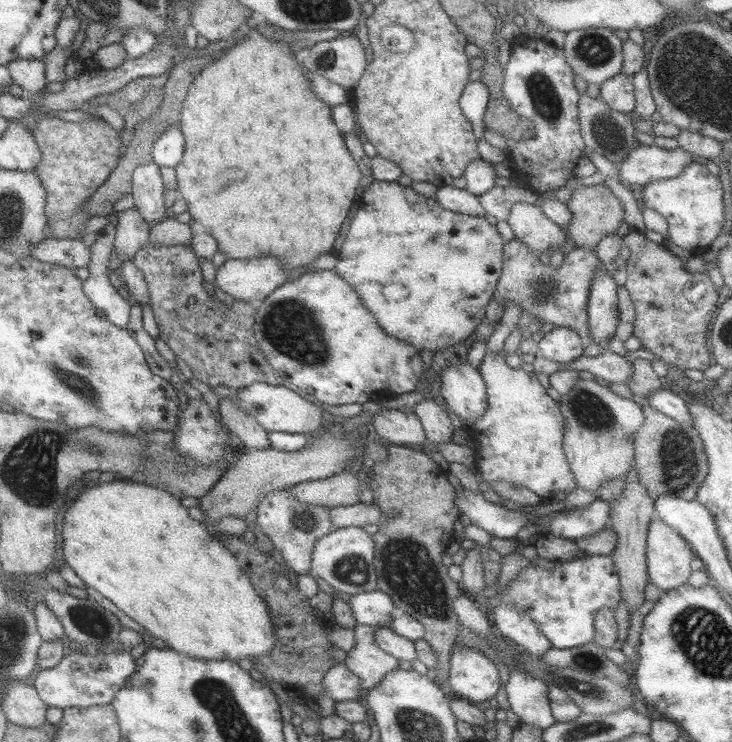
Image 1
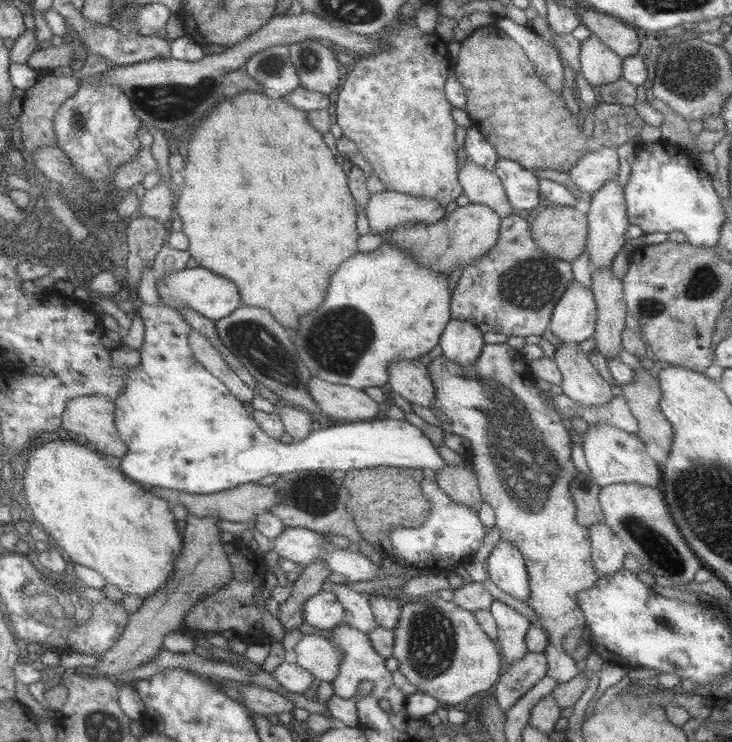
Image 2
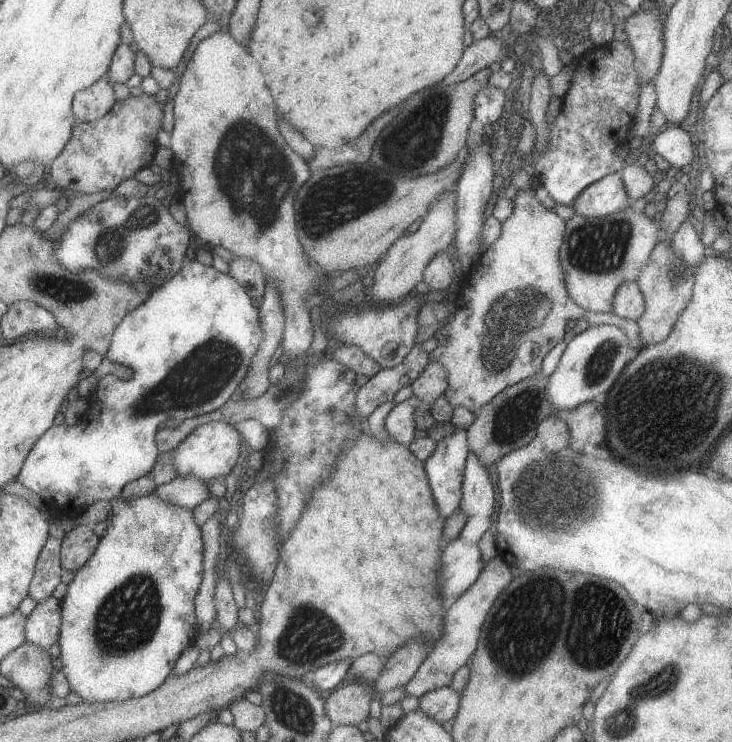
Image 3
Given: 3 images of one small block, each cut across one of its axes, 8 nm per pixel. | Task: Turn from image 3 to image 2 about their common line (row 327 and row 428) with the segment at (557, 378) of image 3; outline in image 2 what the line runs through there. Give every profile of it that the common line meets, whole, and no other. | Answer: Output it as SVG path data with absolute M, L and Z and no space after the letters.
M596 424L596 426L588 426L588 432L582 434L582 437L585 459L598 486L636 482L642 486L654 486L660 489L662 484L660 465L648 455L647 445L638 438L637 434L624 432L612 424Z

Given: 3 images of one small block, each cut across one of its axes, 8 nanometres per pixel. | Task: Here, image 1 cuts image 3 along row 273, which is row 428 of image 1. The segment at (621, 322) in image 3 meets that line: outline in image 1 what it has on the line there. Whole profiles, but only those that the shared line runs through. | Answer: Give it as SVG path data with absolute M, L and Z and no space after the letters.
M504 350L494 354L487 352L478 367L480 374L486 380L487 408L486 412L476 418L468 428L469 435L476 434L480 441L480 452L476 451L475 466L484 480L488 482L514 482L514 486L524 486L534 491L542 499L550 497L552 492L562 490L571 493L577 489L574 474L570 472L568 460L564 452L564 417L560 410L559 401L554 400L540 385L536 372L529 373L520 368L510 368L506 364Z

